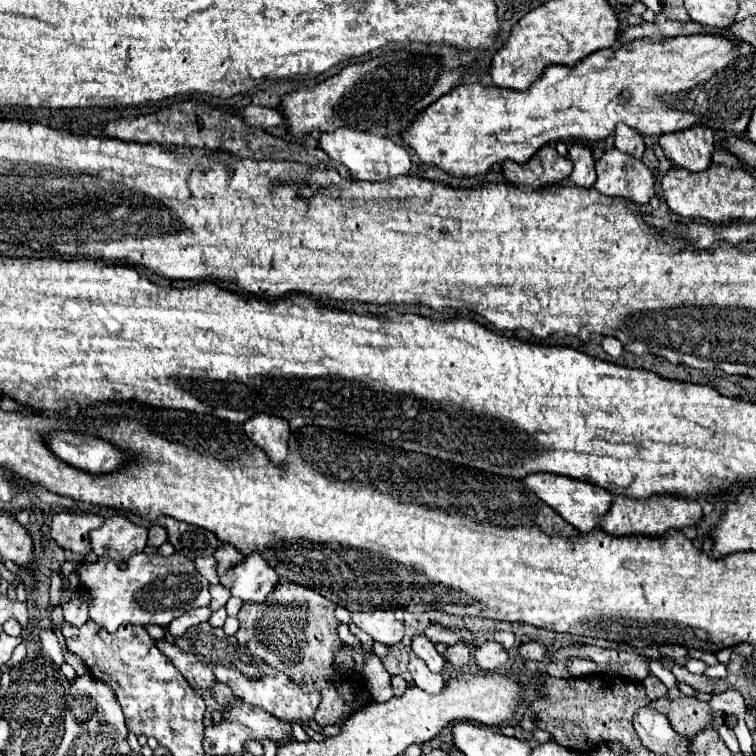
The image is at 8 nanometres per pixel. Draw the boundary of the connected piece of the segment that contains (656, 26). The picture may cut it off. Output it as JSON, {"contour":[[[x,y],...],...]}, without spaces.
{"contour":[[[656,16],[656,22],[654,24],[640,24],[640,26],[628,26],[618,42],[630,42],[630,40],[636,40],[636,38],[650,38],[650,40],[656,40],[656,42],[664,42],[666,38],[674,38],[674,36],[680,36],[680,34],[718,34],[718,36],[724,36],[726,40],[732,40],[734,44],[742,44],[742,40],[732,34],[730,30],[720,30],[720,28],[708,28],[700,22],[672,22],[672,20],[666,20],[664,16]]]}

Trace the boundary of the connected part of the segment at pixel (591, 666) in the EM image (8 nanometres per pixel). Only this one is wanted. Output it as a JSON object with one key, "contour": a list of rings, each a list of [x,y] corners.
{"contour":[[[572,658],[572,660],[568,662],[568,670],[570,670],[570,676],[586,676],[586,674],[594,674],[594,672],[596,672],[596,662]]]}

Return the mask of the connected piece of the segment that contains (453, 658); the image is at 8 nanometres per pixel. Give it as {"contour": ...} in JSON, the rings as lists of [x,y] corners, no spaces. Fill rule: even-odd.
{"contour":[[[458,642],[454,646],[448,646],[448,650],[444,652],[444,658],[454,666],[466,666],[472,660],[472,652],[466,642]]]}

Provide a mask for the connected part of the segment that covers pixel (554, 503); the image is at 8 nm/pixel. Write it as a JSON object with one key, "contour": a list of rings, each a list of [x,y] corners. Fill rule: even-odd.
{"contour":[[[530,474],[524,478],[524,484],[528,486],[530,492],[536,492],[536,496],[540,500],[544,500],[548,506],[552,506],[564,520],[568,520],[578,532],[592,532],[594,528],[598,528],[602,516],[606,516],[606,512],[612,506],[612,494],[596,484],[588,484],[582,480],[572,480],[568,476],[556,476],[556,474]]]}

